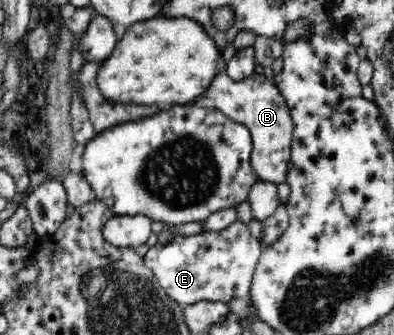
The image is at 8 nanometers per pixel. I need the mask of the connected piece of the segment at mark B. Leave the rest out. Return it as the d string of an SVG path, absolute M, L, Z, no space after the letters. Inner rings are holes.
M225 69L217 70L212 82L202 97L209 99L213 107L230 117L235 123L244 125L252 137L251 164L255 175L261 180L279 184L286 181L290 165L290 151L294 123L284 96L272 78L264 74L253 74L242 80L233 81Z

